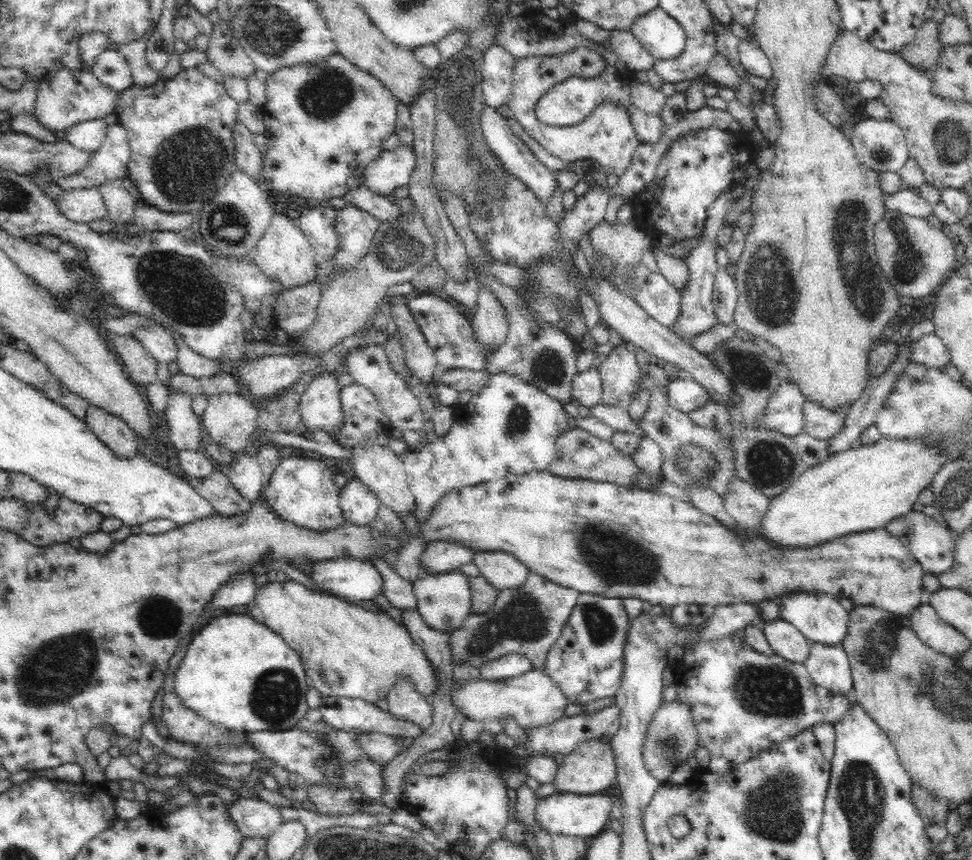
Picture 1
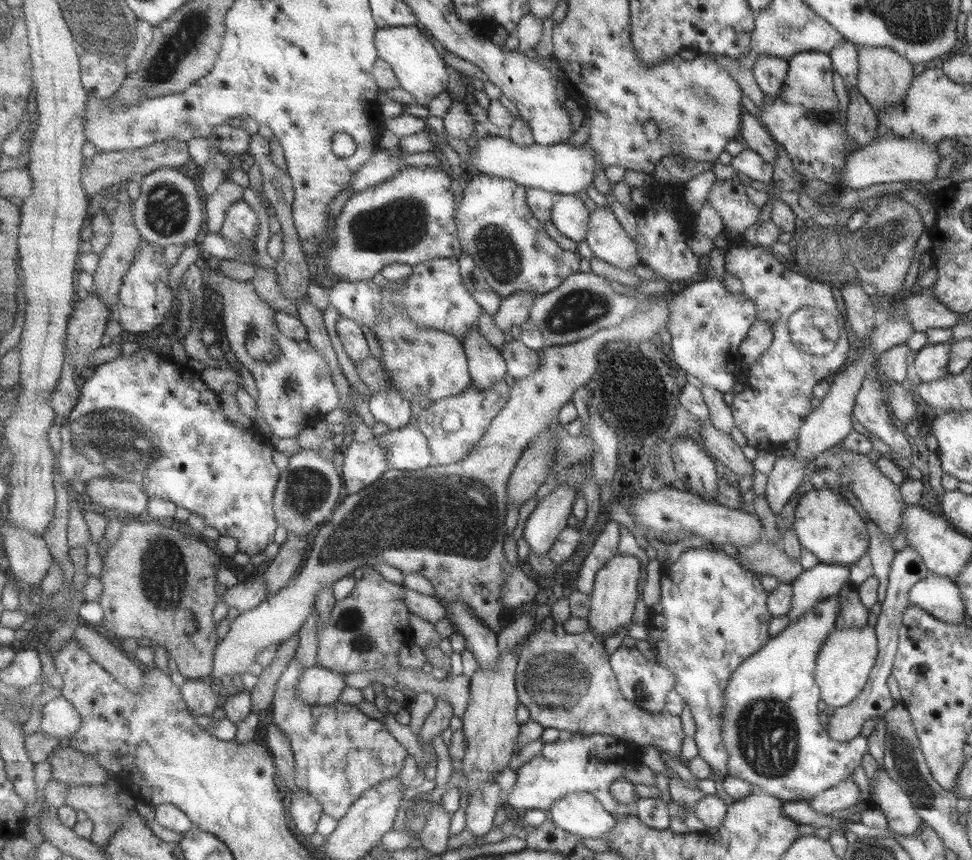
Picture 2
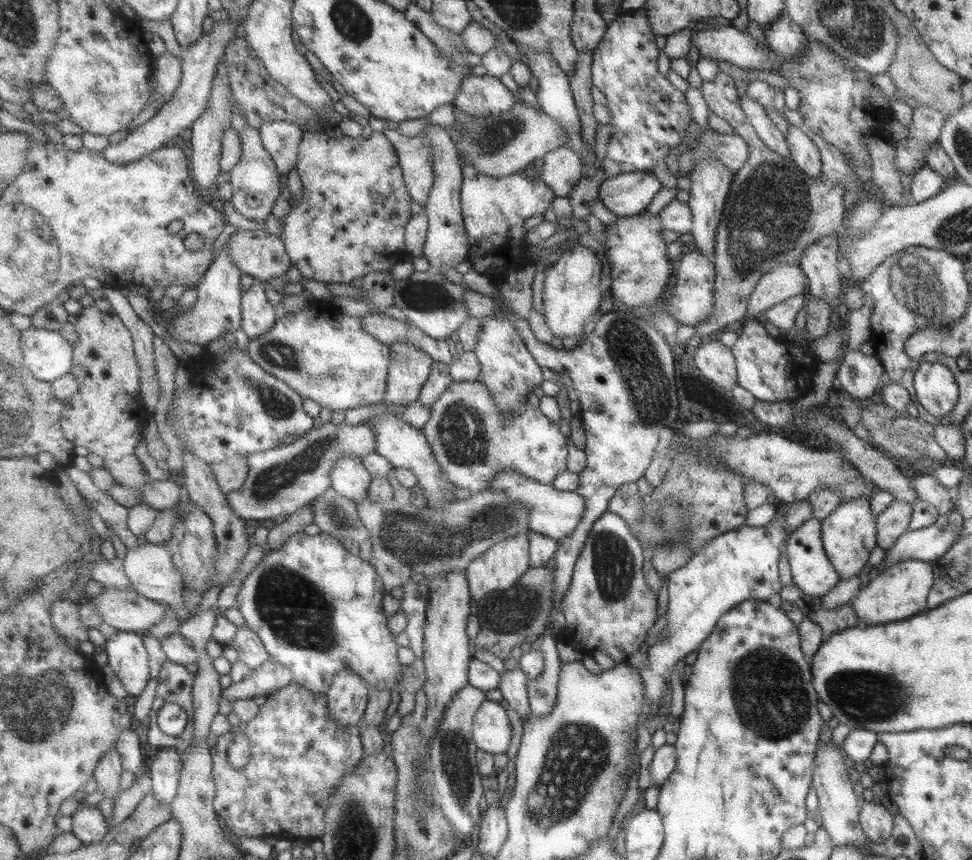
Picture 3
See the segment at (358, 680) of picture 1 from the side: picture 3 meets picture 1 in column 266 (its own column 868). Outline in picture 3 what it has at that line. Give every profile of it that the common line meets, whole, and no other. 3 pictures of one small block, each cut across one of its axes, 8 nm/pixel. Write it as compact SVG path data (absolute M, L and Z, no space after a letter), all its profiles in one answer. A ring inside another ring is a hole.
M922 560L899 561L889 565L883 572L877 573L875 578L862 587L855 600L849 605L856 616L857 625L873 626L909 618L926 609L926 598L933 582L931 565Z

